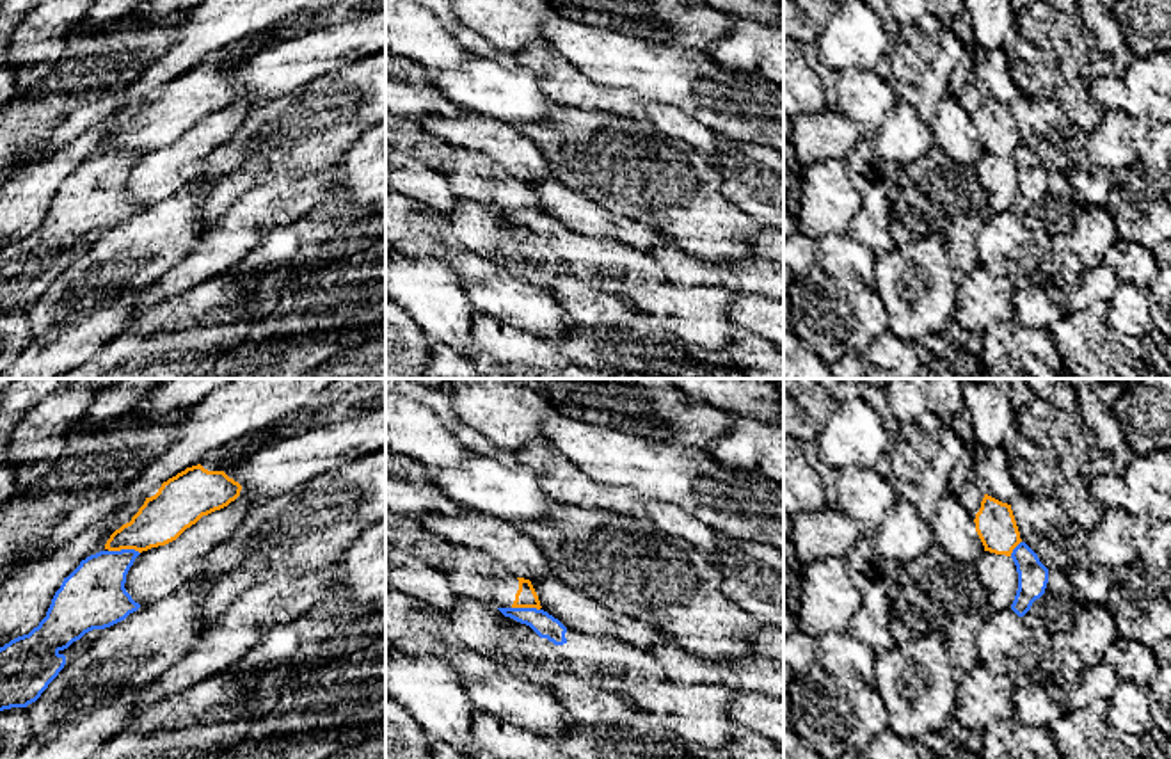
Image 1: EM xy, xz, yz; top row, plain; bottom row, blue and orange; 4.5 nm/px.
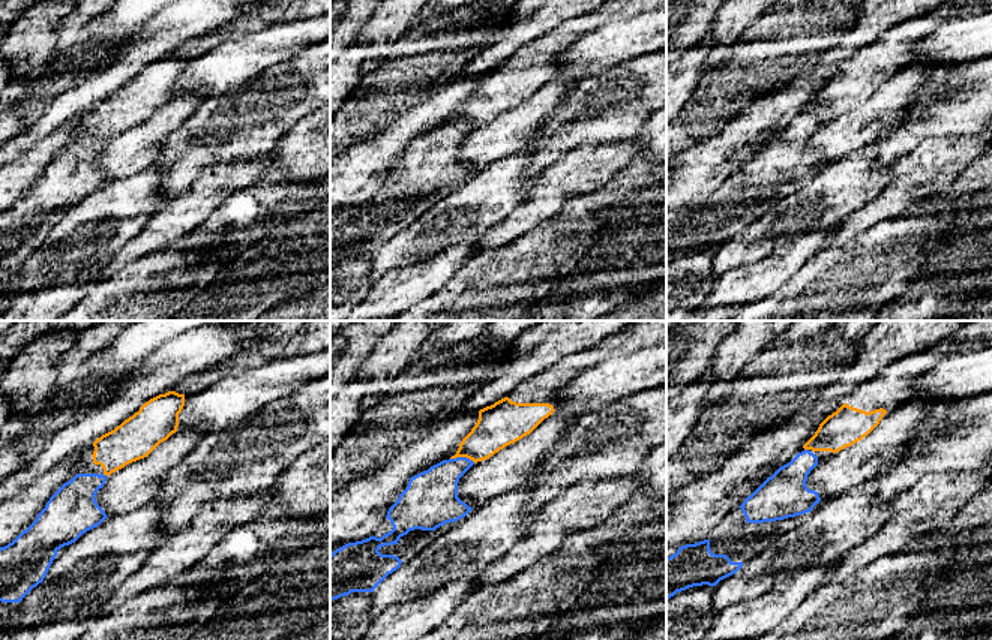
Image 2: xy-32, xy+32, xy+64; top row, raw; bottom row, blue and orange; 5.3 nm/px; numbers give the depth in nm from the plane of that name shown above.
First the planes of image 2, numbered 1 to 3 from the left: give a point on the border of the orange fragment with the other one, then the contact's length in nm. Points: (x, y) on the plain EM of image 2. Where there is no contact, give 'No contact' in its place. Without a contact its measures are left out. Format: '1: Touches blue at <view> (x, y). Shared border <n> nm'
1: Touches blue at xy-32 (105, 140). Shared border 30 nm
2: Touches blue at xy+32 (462, 122). Shared border 140 nm
3: Touches blue at xy+64 (806, 114). Shared border 30 nm

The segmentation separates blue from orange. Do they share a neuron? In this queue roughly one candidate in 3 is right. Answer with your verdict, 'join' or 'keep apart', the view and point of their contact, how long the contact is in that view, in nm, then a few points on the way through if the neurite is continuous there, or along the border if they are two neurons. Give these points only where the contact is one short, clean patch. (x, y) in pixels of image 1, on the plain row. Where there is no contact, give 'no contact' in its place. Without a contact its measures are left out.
keep apart; meets blue in xy at (125, 151); contact 140 nm long; border along xy (109, 151), (135, 151), (139, 155)

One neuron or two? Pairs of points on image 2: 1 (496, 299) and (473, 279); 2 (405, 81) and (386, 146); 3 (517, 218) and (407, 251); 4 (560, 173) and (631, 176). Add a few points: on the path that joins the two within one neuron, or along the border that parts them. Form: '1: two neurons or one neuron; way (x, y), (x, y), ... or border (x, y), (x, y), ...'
1: one neuron; way (489, 296), (479, 285)
2: two neurons; border (393, 119), (380, 132), (363, 138)
3: two neurons; border (526, 198), (499, 222)
4: two neurons; border (637, 158), (601, 188), (584, 194)

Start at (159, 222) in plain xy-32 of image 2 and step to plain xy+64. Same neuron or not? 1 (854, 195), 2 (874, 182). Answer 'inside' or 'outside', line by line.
1: outside
2: outside

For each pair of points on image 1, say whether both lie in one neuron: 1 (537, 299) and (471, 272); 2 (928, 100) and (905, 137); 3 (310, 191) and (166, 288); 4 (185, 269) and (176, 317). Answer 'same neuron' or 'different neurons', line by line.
1: different neurons
2: different neurons
3: same neuron
4: different neurons

